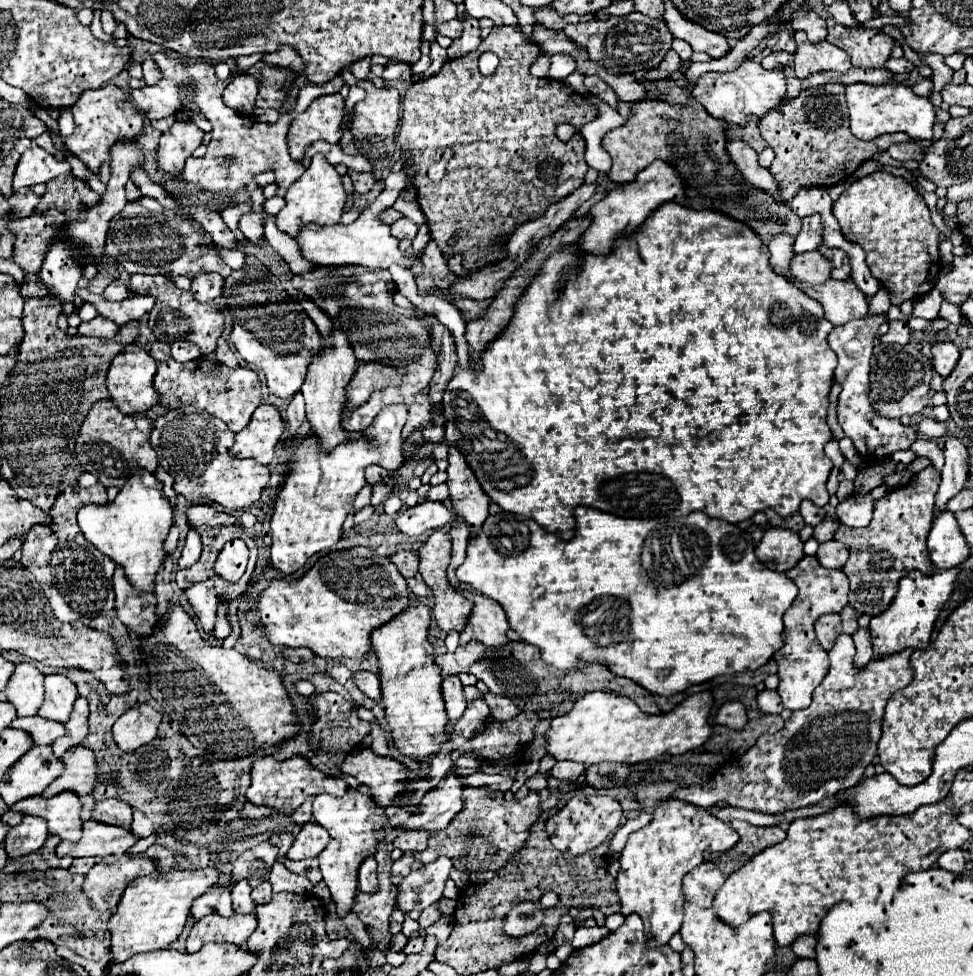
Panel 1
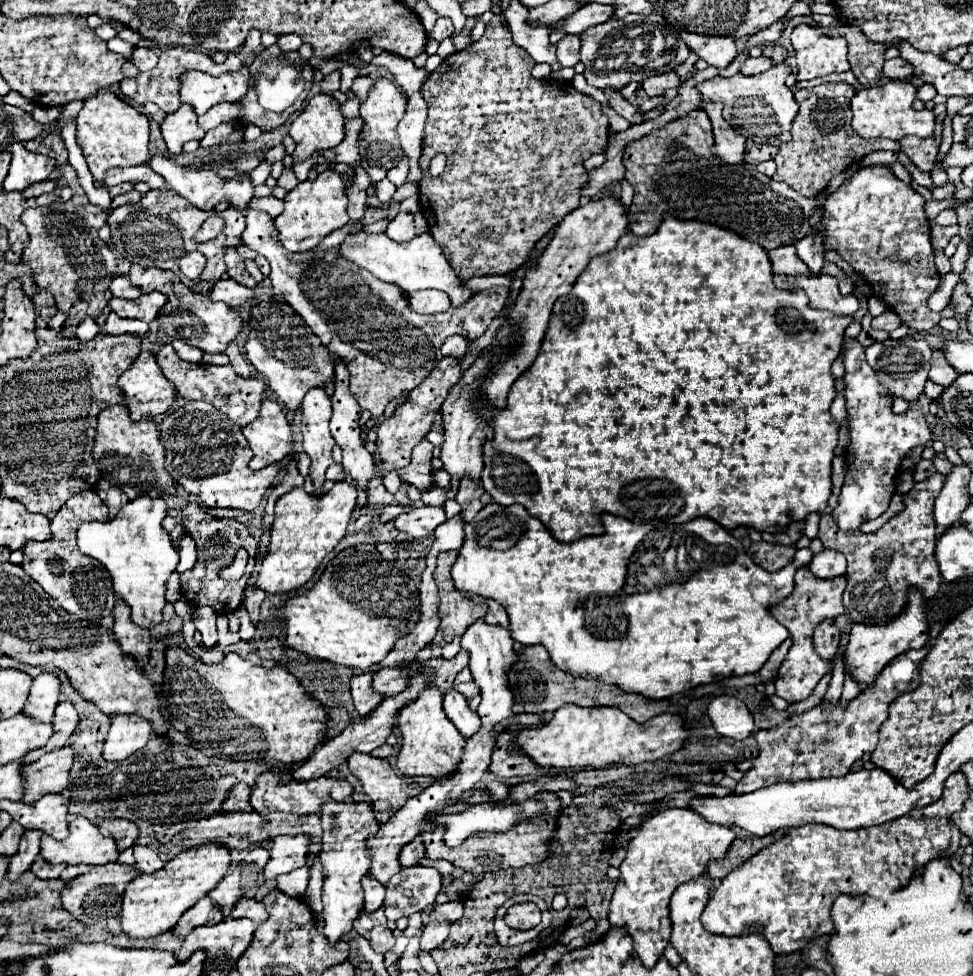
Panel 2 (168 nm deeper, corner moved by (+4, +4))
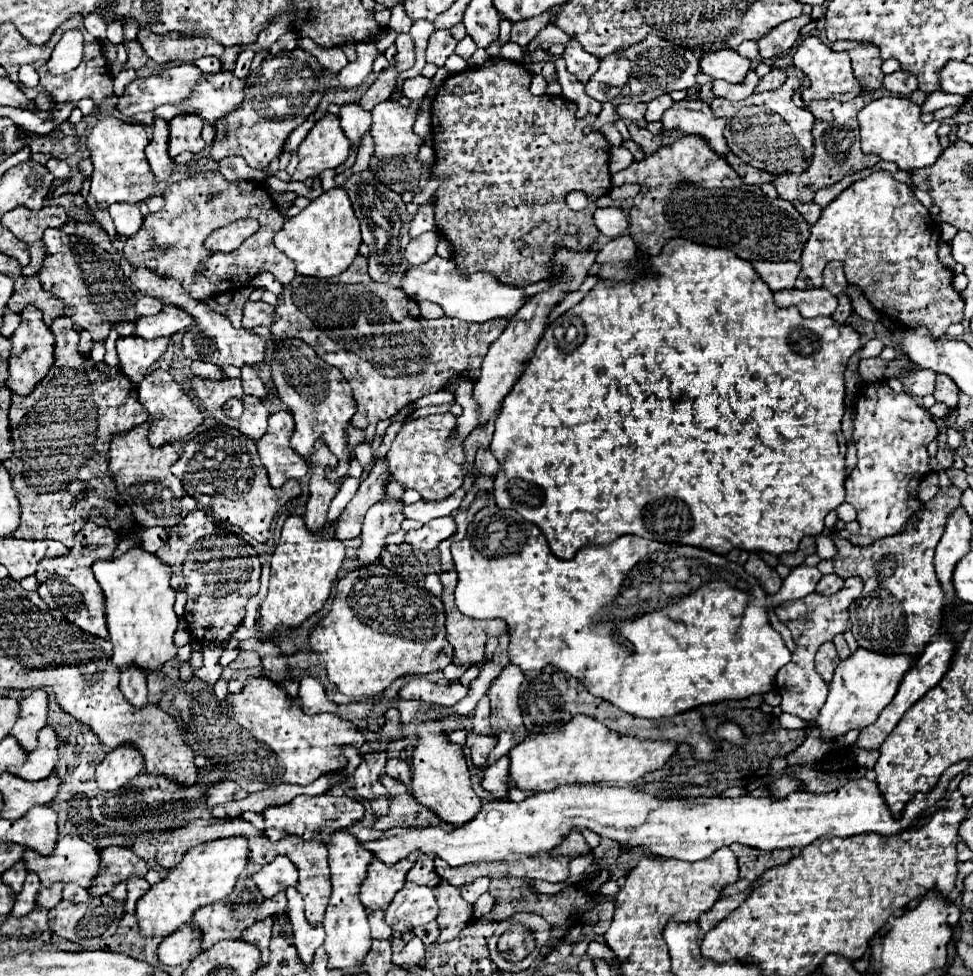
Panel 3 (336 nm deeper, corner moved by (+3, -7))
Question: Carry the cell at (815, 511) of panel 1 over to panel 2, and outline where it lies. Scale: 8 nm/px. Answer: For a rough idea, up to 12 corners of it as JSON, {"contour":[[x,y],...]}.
{"contour":[[809,514],[805,536],[817,538],[819,514]]}

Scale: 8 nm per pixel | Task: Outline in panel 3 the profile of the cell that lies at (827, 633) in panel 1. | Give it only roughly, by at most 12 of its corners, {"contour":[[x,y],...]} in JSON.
{"contour":[[832,641],[816,651],[816,671],[824,681],[832,681],[840,663]]}

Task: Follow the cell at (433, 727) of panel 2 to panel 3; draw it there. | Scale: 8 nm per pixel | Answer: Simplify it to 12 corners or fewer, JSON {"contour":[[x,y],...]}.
{"contour":[[442,721],[418,725],[410,791],[464,825],[482,801]]}

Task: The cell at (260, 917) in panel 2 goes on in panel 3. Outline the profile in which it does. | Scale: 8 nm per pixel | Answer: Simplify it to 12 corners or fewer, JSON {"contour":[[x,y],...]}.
{"contour":[[272,917],[244,929],[242,939],[256,945],[264,957],[272,937]]}

